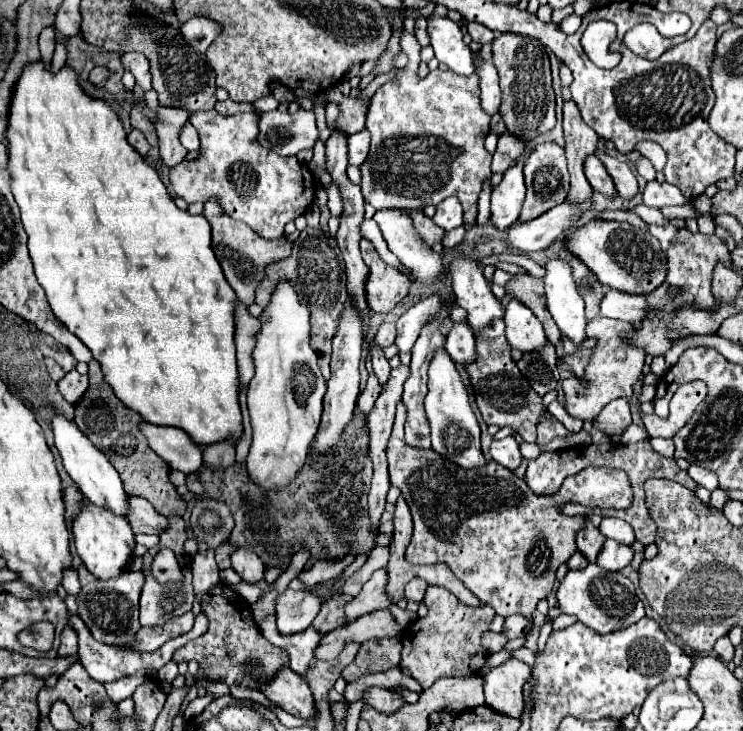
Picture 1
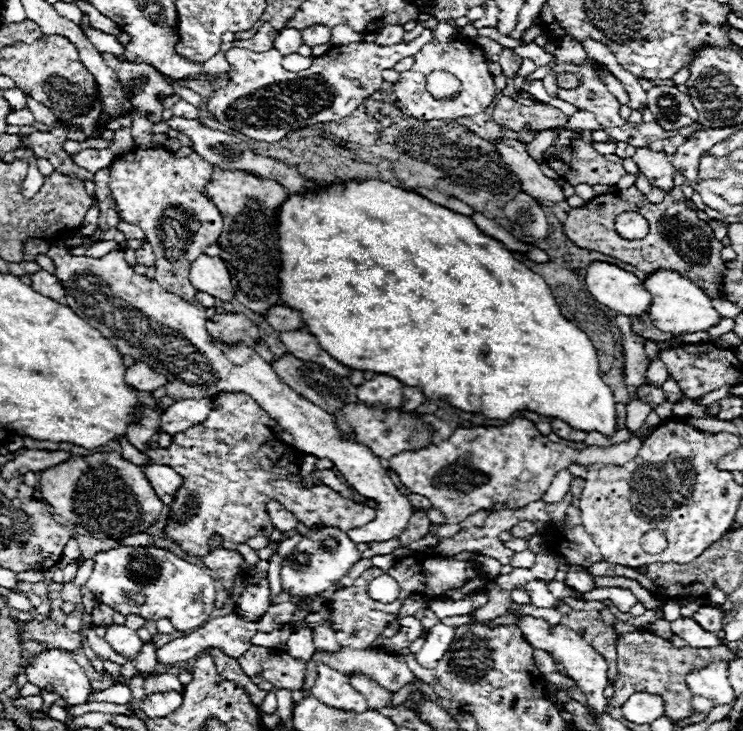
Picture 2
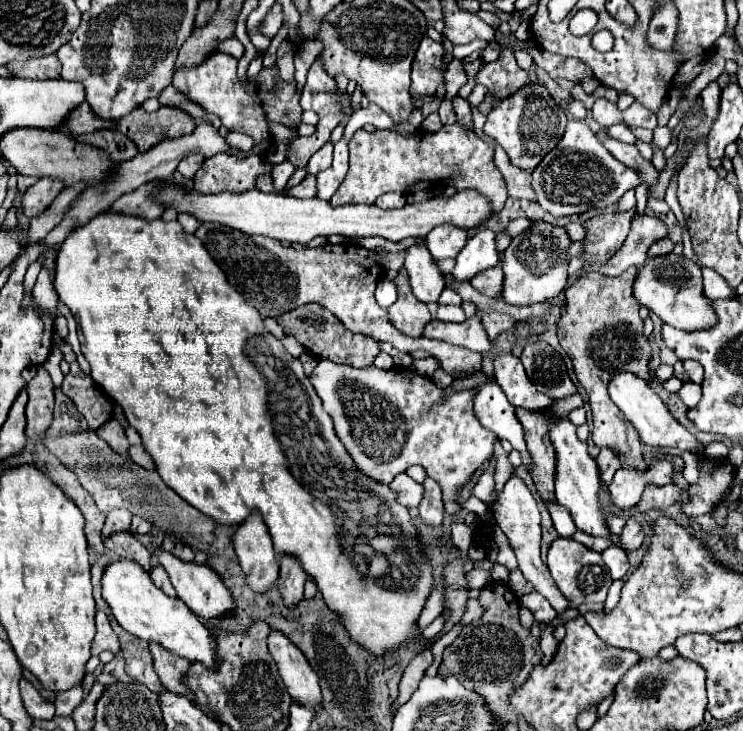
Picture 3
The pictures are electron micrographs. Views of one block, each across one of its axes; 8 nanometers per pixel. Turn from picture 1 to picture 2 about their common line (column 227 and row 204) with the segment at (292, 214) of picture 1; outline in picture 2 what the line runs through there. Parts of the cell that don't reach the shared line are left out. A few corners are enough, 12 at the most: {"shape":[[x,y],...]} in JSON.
{"shape":[[163,148],[110,172],[120,220],[144,230],[156,282],[188,302],[194,258],[222,232],[200,192],[212,166]]}

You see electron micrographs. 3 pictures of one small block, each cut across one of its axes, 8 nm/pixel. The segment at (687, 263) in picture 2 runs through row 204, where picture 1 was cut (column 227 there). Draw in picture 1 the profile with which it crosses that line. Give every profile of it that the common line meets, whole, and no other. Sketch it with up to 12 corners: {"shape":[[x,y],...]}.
{"shape":[[218,582],[208,632],[178,648],[206,680],[262,690],[288,664],[250,604]]}

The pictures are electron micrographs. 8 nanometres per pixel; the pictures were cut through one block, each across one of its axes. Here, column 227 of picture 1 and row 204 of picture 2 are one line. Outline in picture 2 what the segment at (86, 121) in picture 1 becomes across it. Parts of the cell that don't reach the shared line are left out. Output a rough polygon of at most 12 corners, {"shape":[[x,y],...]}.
{"shape":[[382,180],[278,208],[282,302],[352,370],[616,434],[588,336]]}

